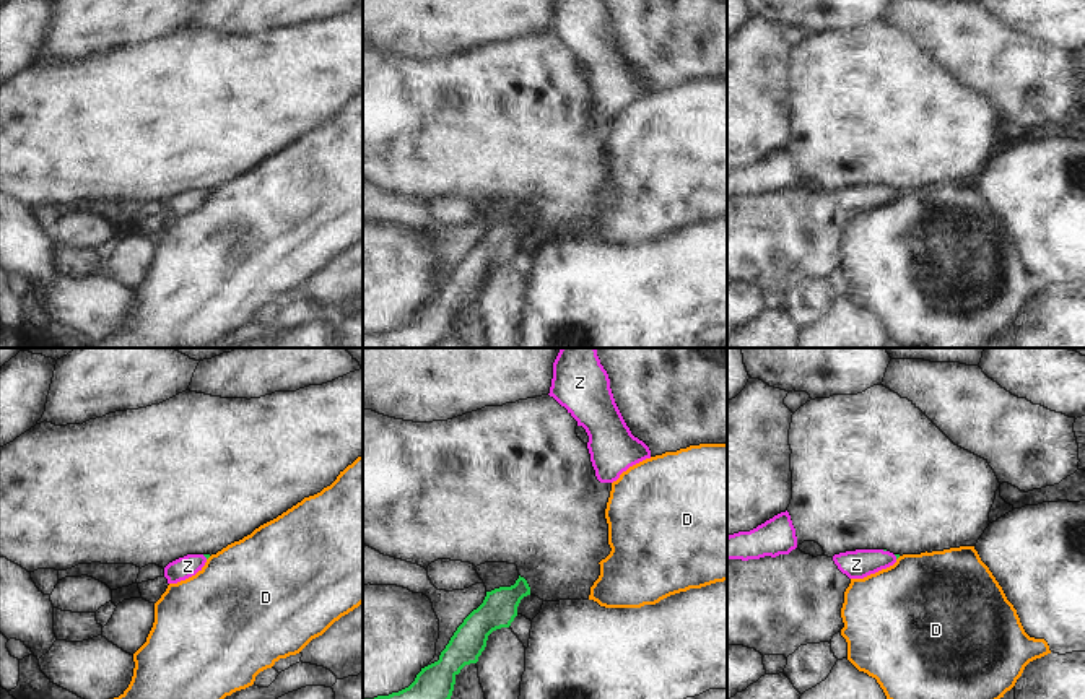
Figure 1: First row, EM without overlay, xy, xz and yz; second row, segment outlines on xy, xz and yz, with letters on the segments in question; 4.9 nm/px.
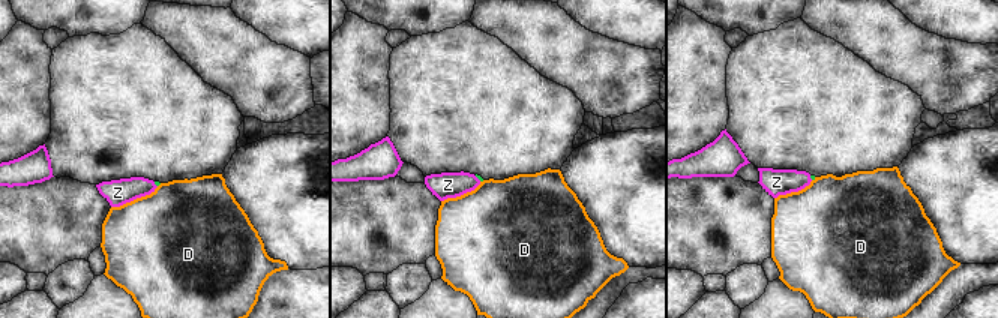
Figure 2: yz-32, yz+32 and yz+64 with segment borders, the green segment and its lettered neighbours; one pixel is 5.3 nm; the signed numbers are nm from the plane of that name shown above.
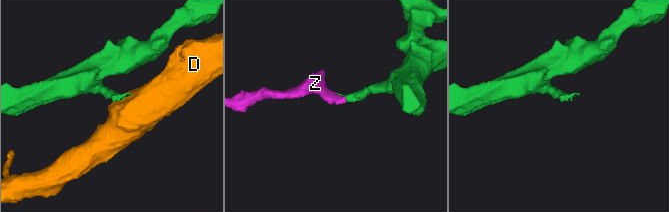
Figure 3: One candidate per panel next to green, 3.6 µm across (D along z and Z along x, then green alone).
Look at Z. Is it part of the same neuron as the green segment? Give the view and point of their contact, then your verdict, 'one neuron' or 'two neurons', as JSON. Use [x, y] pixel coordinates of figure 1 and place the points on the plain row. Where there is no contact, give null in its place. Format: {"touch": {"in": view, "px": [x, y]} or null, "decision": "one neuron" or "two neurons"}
{"touch": {"in": "xy", "px": [205, 192]}, "decision": "one neuron"}

